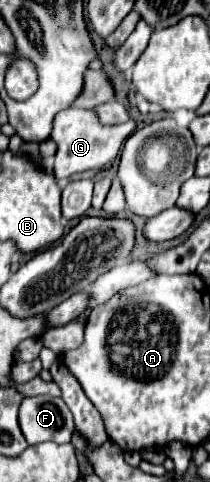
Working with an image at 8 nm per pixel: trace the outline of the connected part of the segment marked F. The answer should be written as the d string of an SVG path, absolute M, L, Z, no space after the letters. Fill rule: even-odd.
M36 395L22 399L18 423L28 445L44 441L70 443L72 439L74 419L68 405L60 397Z

